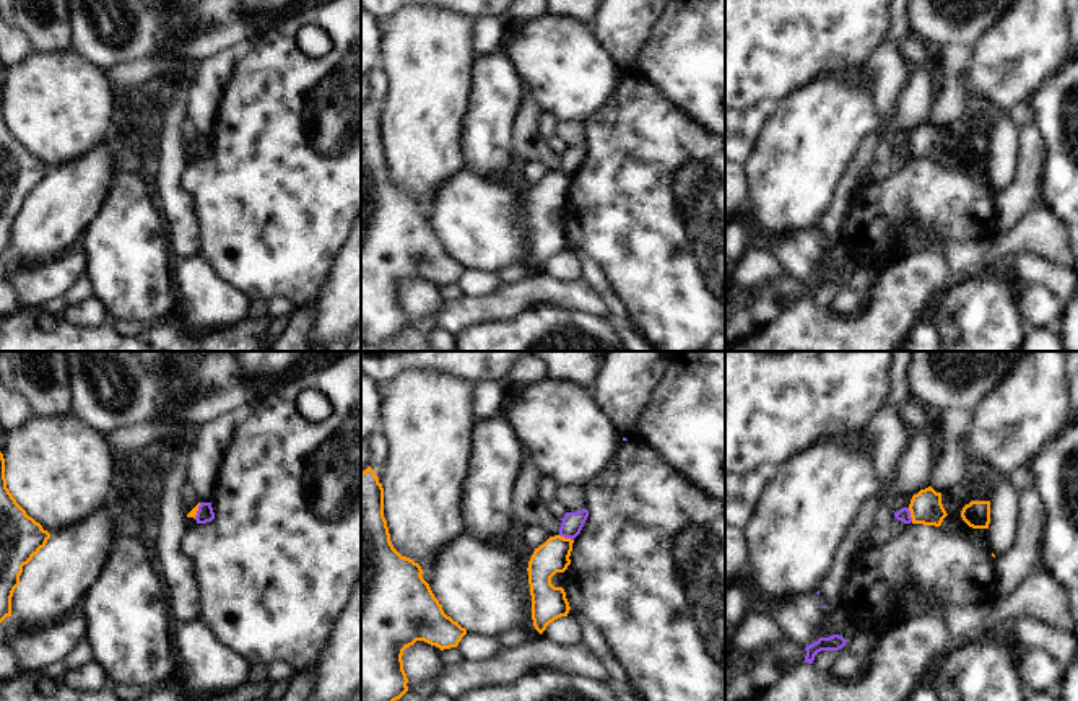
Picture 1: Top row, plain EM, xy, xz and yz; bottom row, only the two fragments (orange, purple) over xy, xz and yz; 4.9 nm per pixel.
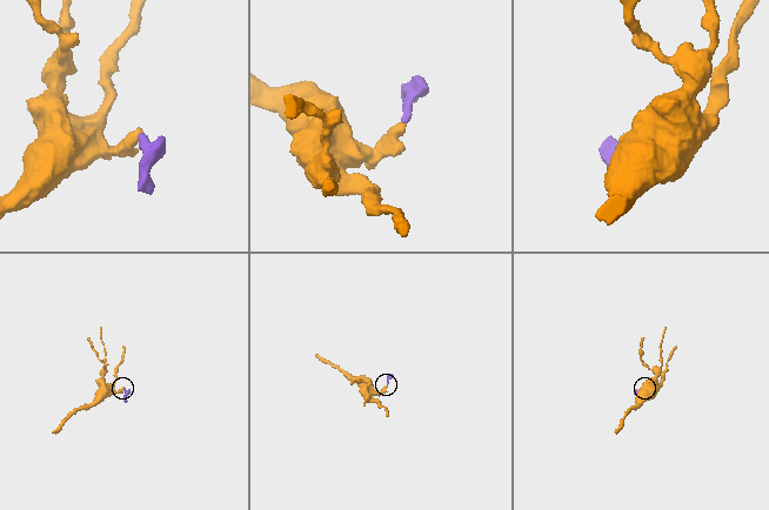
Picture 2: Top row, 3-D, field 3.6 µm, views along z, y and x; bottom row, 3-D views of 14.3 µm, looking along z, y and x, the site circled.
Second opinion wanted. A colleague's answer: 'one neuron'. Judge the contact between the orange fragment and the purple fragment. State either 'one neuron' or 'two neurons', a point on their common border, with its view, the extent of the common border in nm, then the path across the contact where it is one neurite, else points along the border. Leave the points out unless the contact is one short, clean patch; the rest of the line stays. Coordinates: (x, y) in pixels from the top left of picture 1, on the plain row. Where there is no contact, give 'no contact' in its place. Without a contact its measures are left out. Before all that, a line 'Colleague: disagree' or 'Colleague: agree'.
Colleague: disagree
two neurons | xz (566, 174) | 80 nm | along xz (560, 169), (573, 176)

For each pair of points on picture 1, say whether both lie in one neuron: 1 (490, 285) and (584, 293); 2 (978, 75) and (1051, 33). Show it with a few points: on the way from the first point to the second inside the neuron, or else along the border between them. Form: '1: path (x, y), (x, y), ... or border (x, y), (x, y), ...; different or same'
1: border (501, 283), (486, 295), (464, 296); different
2: path (995, 74), (1013, 67), (1033, 47); same

